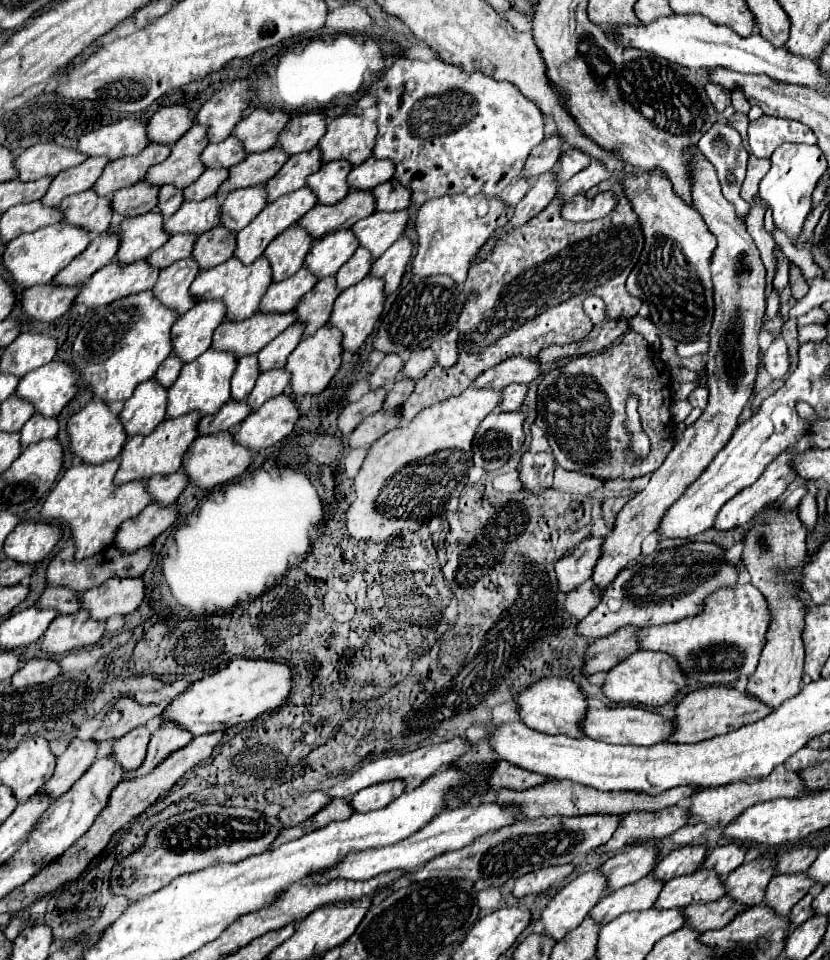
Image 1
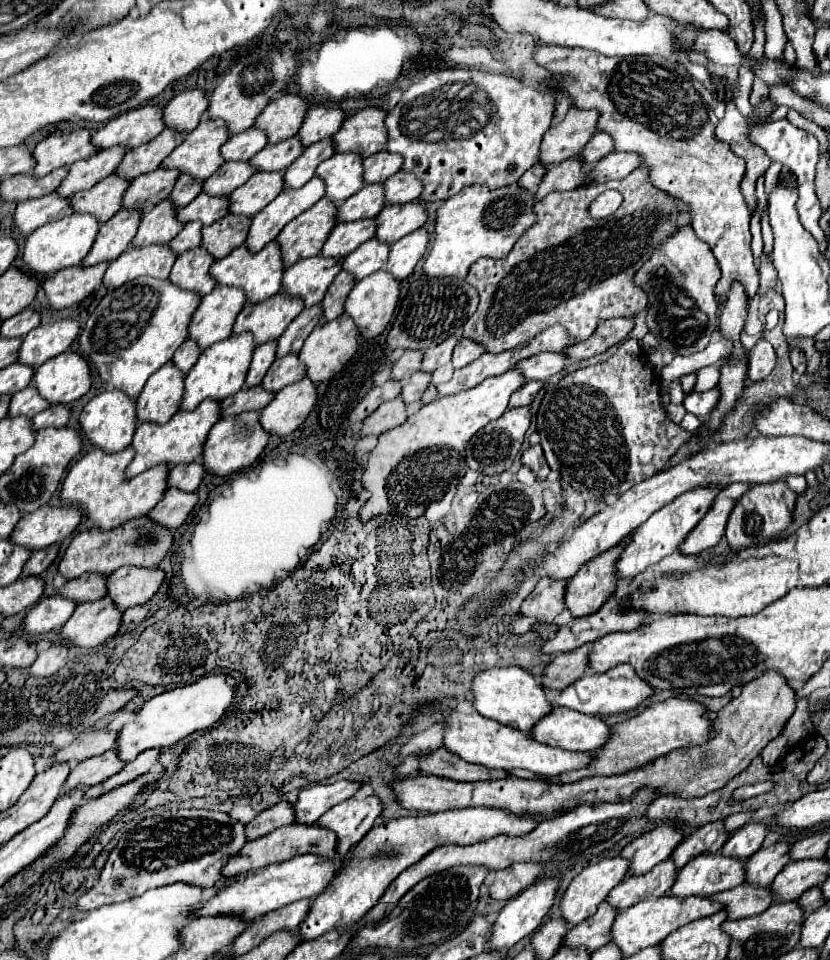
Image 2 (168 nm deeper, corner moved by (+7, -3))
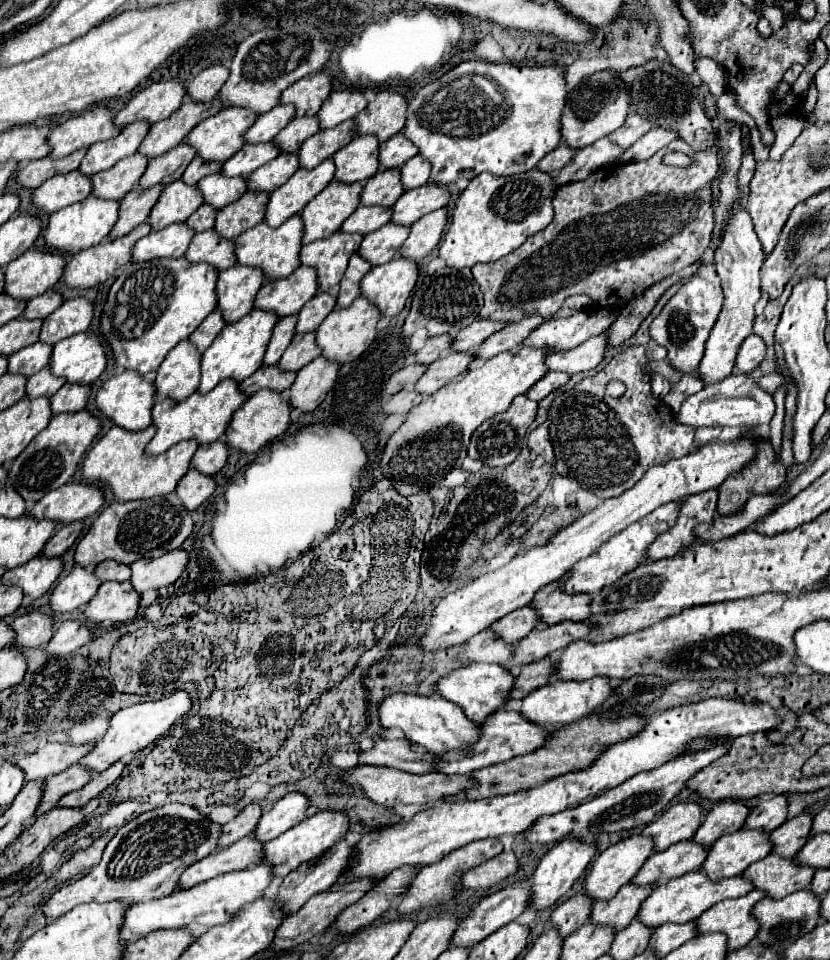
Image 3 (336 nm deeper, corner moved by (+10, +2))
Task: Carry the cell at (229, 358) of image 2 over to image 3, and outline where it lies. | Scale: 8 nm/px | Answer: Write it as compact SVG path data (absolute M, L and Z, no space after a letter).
M254 308L250 314L246 314L238 322L226 324L222 328L222 332L214 338L212 346L202 354L202 380L200 380L198 392L206 394L220 380L226 380L226 378L244 380L244 378L252 376L262 364L262 358L266 354L266 348L268 348L268 342L270 342L276 322L278 322L278 316L274 312Z

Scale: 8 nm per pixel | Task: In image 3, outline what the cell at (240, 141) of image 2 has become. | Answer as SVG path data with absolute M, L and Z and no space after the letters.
M292 104L274 106L270 112L258 116L254 126L246 132L246 142L272 140L294 116L296 116L296 108Z

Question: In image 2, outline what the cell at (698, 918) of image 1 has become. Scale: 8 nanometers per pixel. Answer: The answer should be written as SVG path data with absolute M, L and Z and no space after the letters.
M741 883L737 889L729 889L725 893L717 893L711 899L723 905L729 921L759 915L773 903L773 895L767 887L761 889L747 883Z

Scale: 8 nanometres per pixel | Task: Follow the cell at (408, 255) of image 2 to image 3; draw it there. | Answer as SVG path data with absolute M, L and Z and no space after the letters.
M440 208L440 210L434 210L426 216L422 216L418 222L412 224L412 232L410 232L408 240L402 244L398 254L406 256L406 258L414 258L414 260L426 258L426 254L430 254L438 246L442 234L444 234L446 222L448 222L446 208Z

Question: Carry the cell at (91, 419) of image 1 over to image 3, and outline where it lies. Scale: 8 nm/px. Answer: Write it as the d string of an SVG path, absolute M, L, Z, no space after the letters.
M122 370L114 374L108 382L104 382L100 392L96 394L96 408L102 412L102 416L110 418L116 426L122 426L130 432L138 432L152 424L152 406L156 396L154 388L156 388L154 382L146 380L146 376L132 370Z

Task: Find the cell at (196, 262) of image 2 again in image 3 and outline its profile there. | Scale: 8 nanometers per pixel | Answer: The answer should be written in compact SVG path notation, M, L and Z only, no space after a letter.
M206 230L206 232L198 232L192 238L186 258L190 262L210 262L222 272L236 264L234 248L236 246L232 240L220 238L216 230Z

